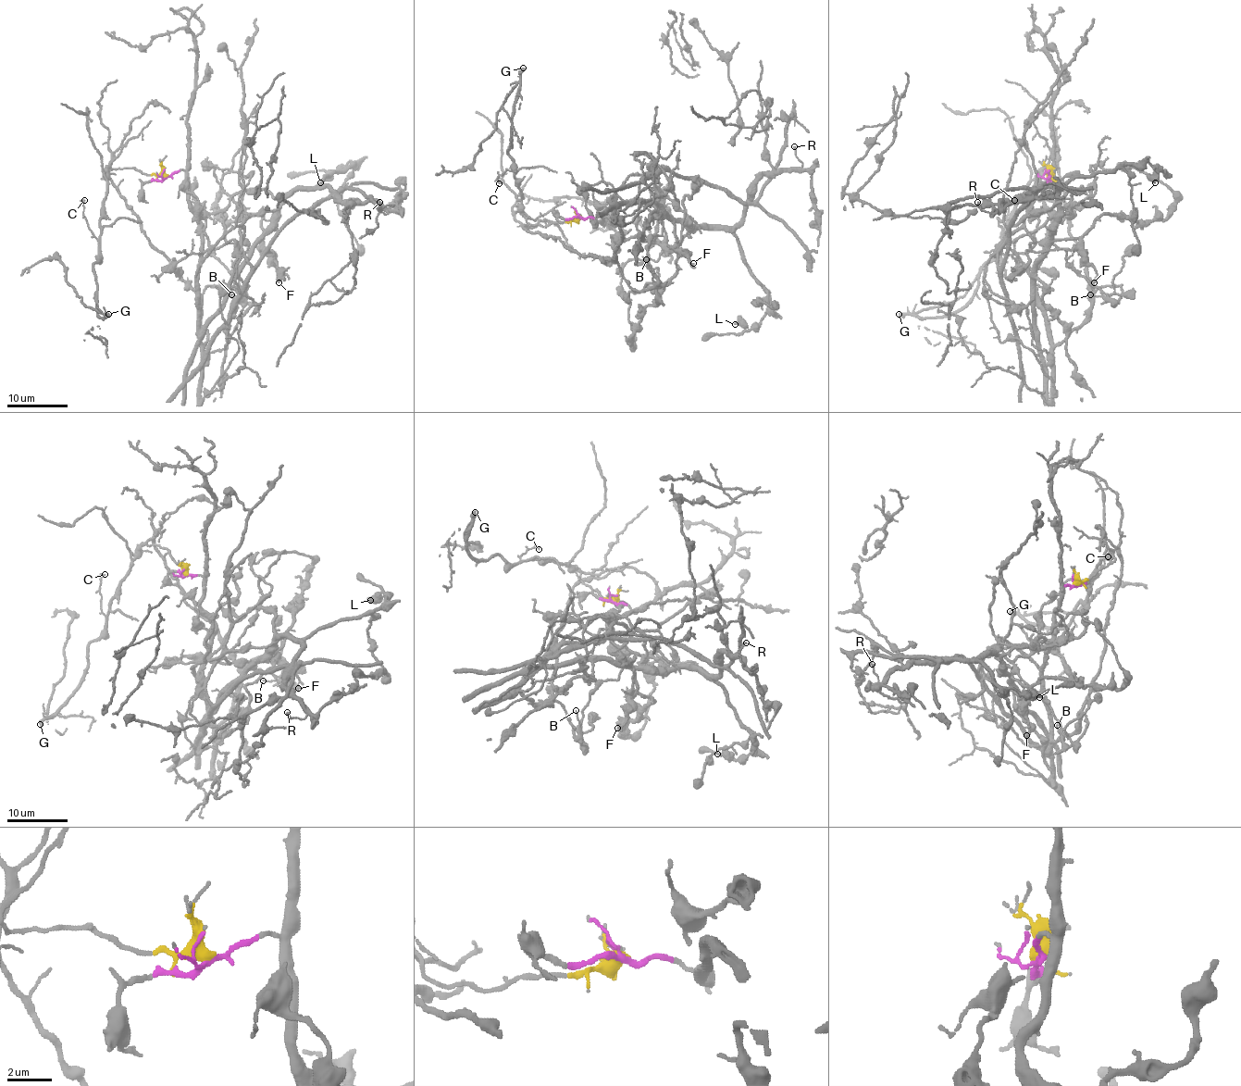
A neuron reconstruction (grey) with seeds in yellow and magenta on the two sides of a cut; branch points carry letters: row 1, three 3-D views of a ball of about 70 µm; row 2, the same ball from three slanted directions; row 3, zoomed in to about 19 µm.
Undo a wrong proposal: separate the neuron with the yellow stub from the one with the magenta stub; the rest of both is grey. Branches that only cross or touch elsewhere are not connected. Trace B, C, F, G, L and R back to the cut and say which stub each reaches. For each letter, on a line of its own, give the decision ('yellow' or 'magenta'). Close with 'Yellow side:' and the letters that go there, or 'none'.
B: magenta
C: yellow
F: magenta
G: yellow
L: magenta
R: magenta
Yellow side: C, G

